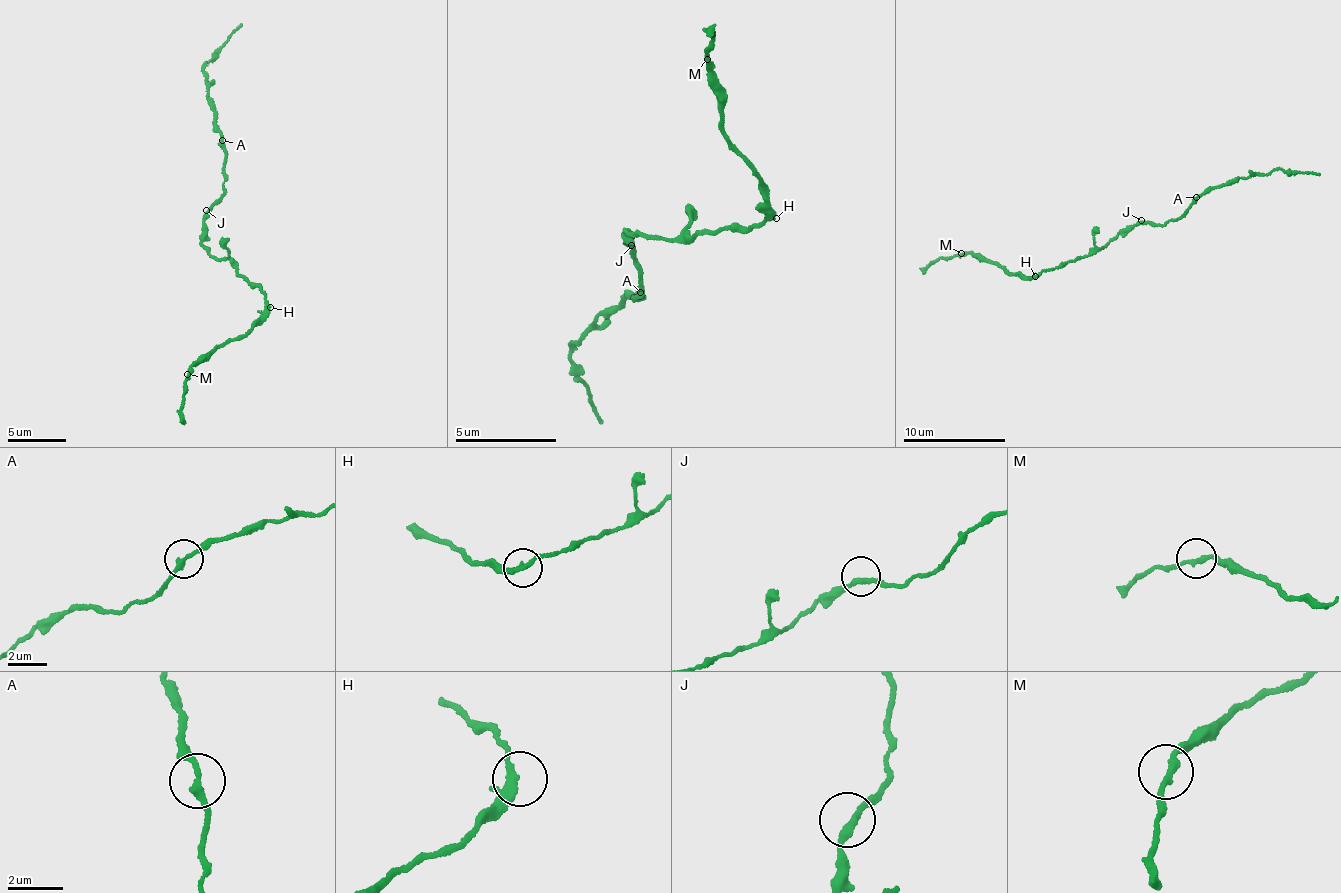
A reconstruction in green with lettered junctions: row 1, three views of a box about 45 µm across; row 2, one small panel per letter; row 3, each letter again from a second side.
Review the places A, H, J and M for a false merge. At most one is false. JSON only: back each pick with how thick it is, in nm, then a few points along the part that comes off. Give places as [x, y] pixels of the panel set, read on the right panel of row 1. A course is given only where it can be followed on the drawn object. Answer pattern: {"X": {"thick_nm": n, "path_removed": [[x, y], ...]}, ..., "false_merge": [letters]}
{"false_merge": []}

